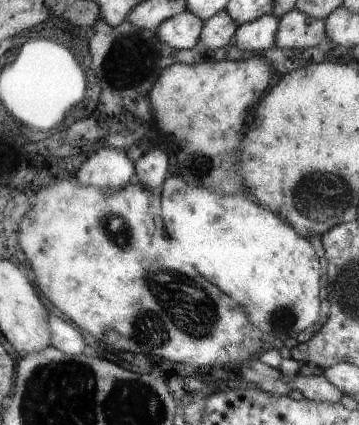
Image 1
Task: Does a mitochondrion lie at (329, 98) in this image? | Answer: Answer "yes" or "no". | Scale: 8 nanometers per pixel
no

